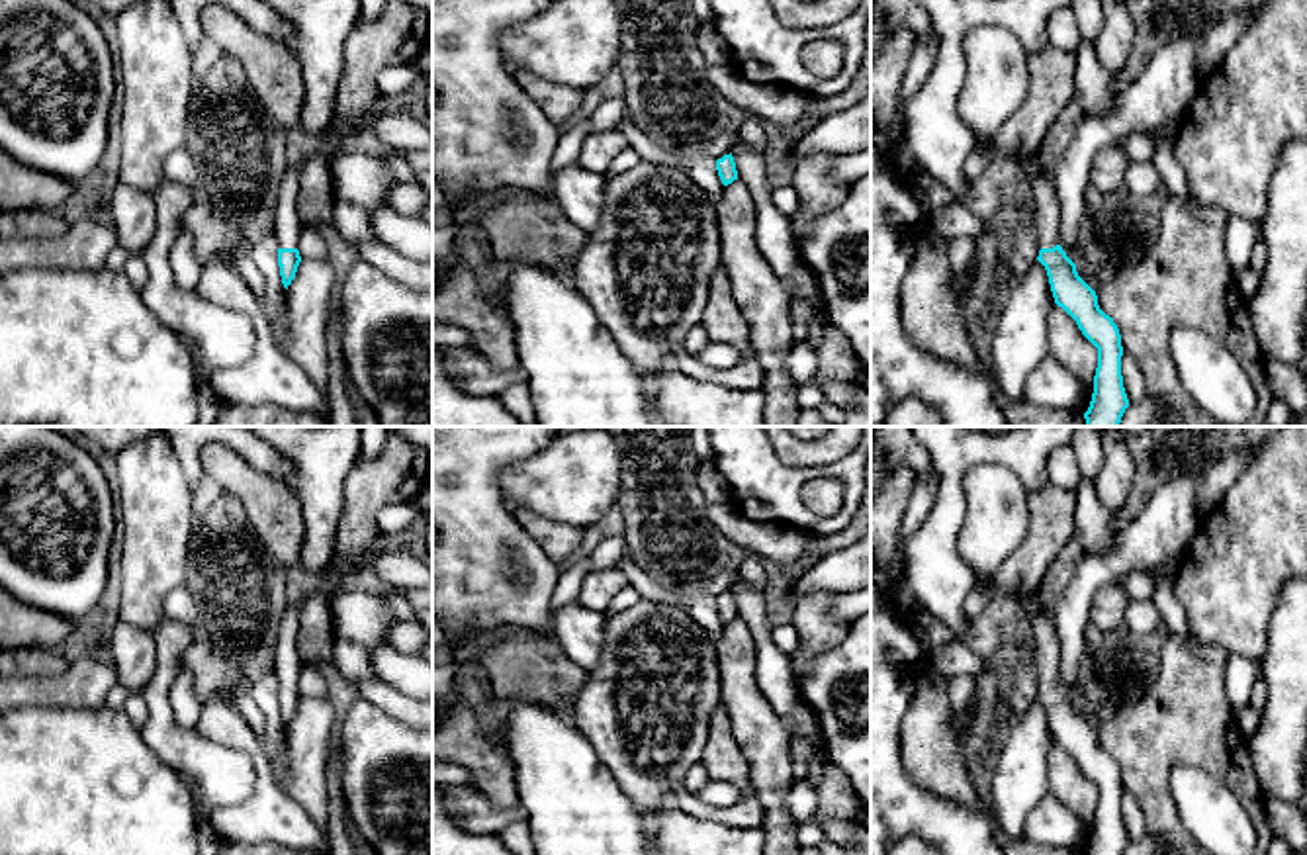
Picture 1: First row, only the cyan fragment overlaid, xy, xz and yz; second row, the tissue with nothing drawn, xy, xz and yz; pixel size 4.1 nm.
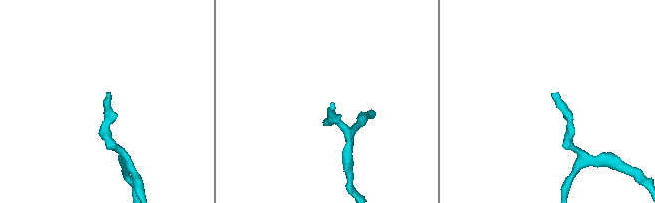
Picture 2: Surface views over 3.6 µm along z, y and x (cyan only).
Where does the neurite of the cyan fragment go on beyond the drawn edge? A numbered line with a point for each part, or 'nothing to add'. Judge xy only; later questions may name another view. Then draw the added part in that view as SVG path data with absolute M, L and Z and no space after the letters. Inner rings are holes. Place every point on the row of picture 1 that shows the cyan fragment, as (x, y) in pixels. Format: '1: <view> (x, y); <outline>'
1: xy (286, 222); M290 162L278 188L274 231L278 248L297 248L301 223L297 215L297 188L303 162Z

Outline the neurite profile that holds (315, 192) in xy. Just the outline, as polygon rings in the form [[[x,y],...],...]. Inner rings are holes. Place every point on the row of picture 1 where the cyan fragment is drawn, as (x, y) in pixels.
[[[325,145],[303,162],[297,188],[297,215],[301,227],[323,227],[333,215],[335,182],[331,160],[338,153]]]

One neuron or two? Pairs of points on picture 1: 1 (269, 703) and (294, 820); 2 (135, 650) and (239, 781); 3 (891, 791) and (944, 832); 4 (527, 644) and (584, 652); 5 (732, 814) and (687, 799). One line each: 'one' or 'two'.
1: two
2: two
3: one
4: two
5: one

